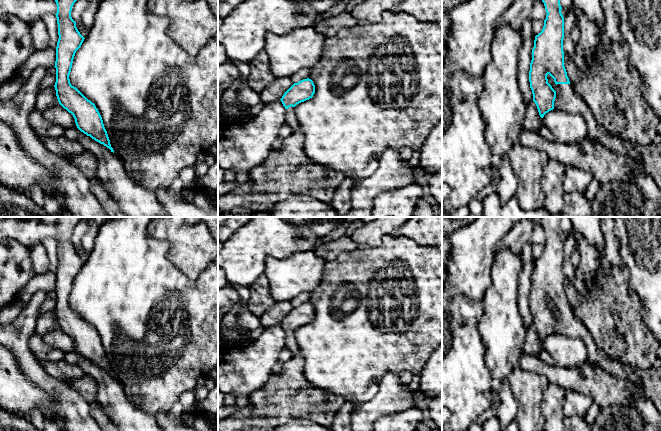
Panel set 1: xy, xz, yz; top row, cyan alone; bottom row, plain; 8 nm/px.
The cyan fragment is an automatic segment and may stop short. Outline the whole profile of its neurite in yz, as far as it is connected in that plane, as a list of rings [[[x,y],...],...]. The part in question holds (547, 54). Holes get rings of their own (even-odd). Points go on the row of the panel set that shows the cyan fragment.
[[[560,0],[542,2],[547,15],[542,31],[535,36],[529,71],[533,101],[540,117],[553,109],[580,114],[586,121],[589,138],[616,154],[636,159],[638,154],[631,144],[598,124],[586,102],[574,92],[564,66],[564,17]],[[548,74],[554,79],[555,90],[548,83]]]

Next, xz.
[[[309,78],[294,83],[280,99],[285,107],[285,123],[289,125],[293,132],[300,129],[300,125],[295,113],[295,106],[301,102],[309,100],[315,93],[315,85]]]

